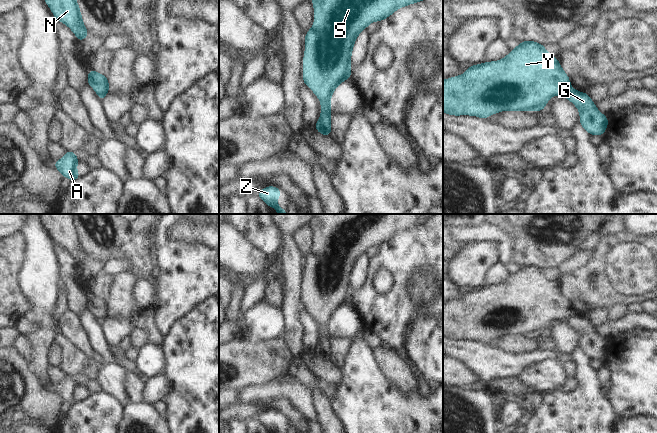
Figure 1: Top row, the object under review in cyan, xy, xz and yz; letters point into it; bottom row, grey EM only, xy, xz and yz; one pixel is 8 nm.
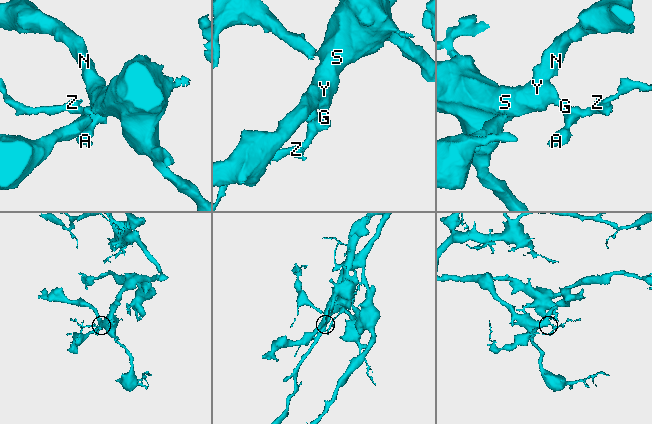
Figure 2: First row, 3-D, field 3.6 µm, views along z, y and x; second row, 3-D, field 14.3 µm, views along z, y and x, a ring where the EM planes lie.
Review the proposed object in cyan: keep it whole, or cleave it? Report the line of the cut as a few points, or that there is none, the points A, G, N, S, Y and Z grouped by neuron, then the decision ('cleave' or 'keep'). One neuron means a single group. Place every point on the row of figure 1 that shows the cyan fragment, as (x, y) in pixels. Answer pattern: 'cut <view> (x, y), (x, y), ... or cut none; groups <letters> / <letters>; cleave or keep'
cut yz (572, 89), (562, 95); groups A G Z / N S Y; cleave

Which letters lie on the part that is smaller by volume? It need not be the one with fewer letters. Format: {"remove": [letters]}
{"remove": ["A", "G", "Z"]}

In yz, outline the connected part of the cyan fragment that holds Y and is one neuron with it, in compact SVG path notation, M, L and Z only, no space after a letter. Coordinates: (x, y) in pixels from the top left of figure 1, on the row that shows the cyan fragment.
M523 41L504 59L470 65L463 75L443 80L443 112L486 119L506 110L542 111L552 96L571 90L570 79L558 58L552 57L542 44Z

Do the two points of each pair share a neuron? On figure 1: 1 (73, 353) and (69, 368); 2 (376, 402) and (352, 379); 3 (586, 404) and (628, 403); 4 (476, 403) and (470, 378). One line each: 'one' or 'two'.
1: one
2: one
3: two
4: two

